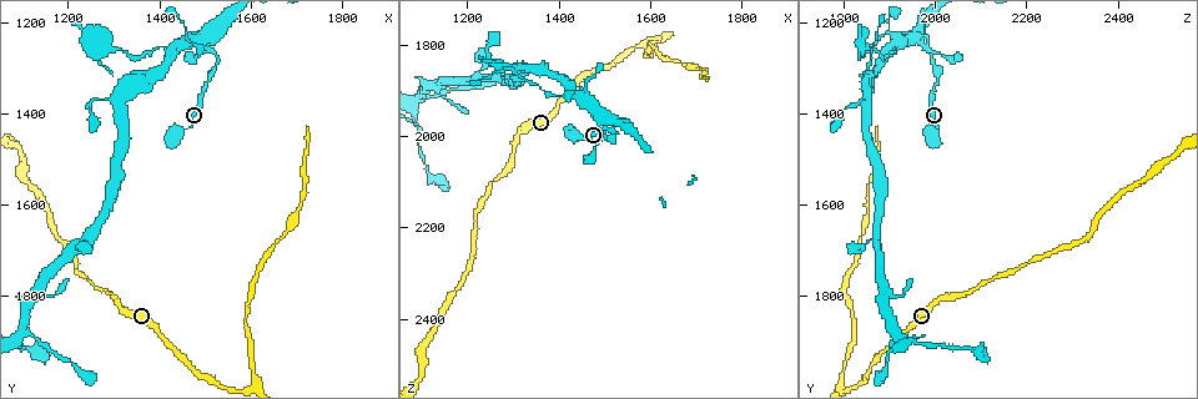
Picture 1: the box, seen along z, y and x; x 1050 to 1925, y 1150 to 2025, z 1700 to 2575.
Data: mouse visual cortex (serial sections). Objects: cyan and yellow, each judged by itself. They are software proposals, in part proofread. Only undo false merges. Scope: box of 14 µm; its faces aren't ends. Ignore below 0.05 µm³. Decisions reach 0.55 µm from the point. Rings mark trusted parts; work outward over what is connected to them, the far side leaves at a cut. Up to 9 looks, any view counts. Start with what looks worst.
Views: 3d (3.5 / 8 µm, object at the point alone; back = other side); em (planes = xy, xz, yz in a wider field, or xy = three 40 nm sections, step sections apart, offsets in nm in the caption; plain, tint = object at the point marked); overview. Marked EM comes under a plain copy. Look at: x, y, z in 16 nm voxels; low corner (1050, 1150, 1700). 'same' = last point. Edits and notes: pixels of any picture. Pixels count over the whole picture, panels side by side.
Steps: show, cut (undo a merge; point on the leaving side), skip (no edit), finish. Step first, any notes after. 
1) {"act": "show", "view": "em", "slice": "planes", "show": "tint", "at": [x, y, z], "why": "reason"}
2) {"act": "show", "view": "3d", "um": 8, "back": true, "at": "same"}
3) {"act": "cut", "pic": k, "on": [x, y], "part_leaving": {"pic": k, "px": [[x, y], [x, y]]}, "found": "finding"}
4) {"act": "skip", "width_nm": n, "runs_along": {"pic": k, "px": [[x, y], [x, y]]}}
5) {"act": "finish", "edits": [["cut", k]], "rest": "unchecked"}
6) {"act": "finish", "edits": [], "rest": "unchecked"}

{"act": "show", "view": "3d", "um": 3.5, "at": [1530, 1275, 1990], "why": "sharp bend"}

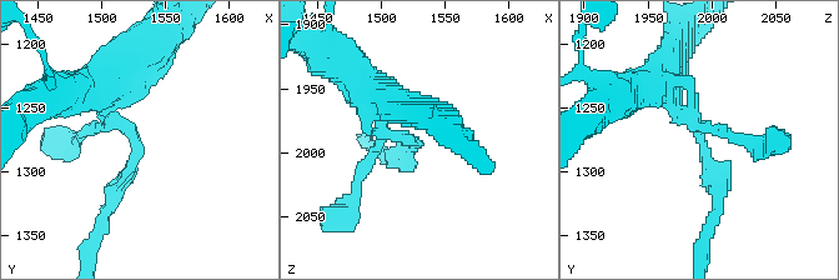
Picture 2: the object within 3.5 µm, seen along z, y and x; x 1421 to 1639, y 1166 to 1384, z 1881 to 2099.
{"act": "show", "view": "em", "slice": "xy", "step": 5, "show": "tint", "at": [1528, 1278, 1992], "arms": 3, "arm_widths_nm": [150, 150, 200], "why": "need the tissue"}

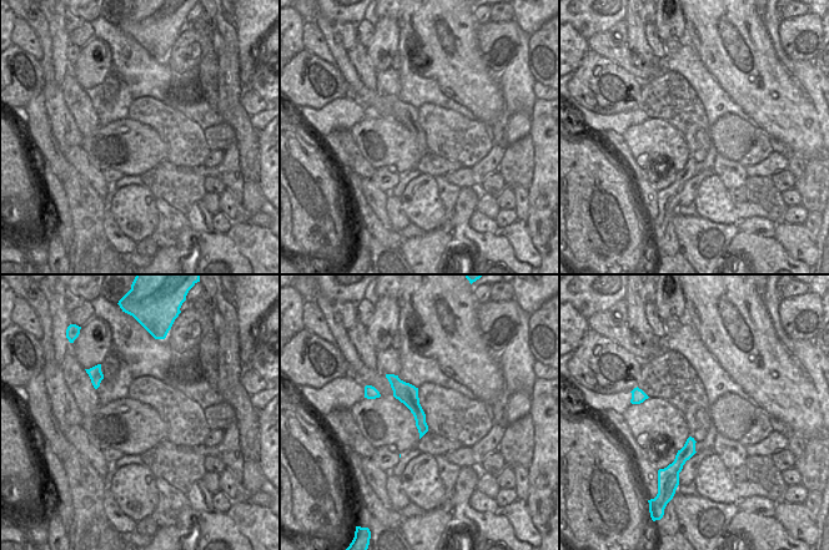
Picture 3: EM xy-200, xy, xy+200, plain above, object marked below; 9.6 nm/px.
{"act": "skip", "runs_along": {"pic": 3, "px": [[391, 377], [412, 402], [422, 430]]}, "found": "all the same cell"}

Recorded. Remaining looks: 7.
{"act": "show", "view": "3d", "um": 8, "at": [1430, 1260, 1905], "why": "three arms meet"}

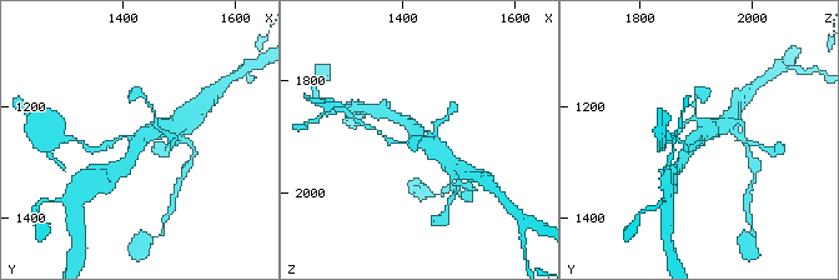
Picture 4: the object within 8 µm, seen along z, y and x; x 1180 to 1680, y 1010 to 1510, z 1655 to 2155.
{"act": "show", "view": "3d", "um": 3.5, "at": [1430, 1260, 1900]}

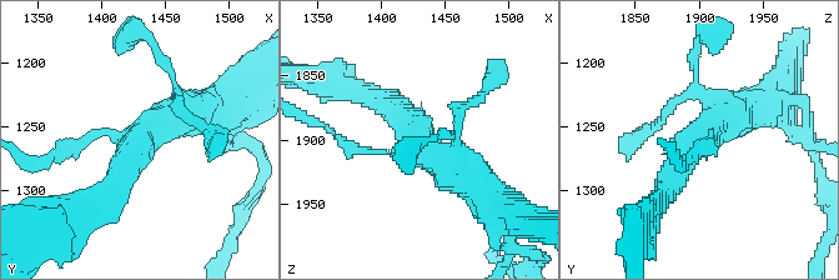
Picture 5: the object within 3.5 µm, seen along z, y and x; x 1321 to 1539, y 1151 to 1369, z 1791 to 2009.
{"act": "skip", "arm_widths_nm": [150, 350, 450], "runs_along": {"pic": 5, "px": [[200, 108], [154, 124], [100, 200]]}, "found": "all the same cell"}

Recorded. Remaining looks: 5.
{"act": "show", "view": "3d", "um": 8, "at": [1310, 1370, 1845], "why": "small branch off a trunk"}

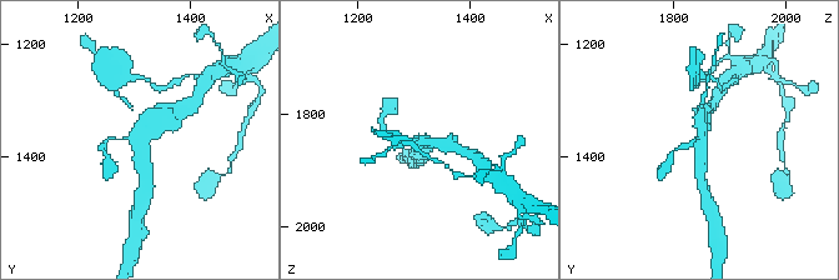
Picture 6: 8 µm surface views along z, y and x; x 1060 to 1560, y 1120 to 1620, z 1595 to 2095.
{"act": "show", "view": "em", "slice": "xy", "step": 1, "show": "tint", "at": [1310, 1370, 1845], "why": "need the tissue"}

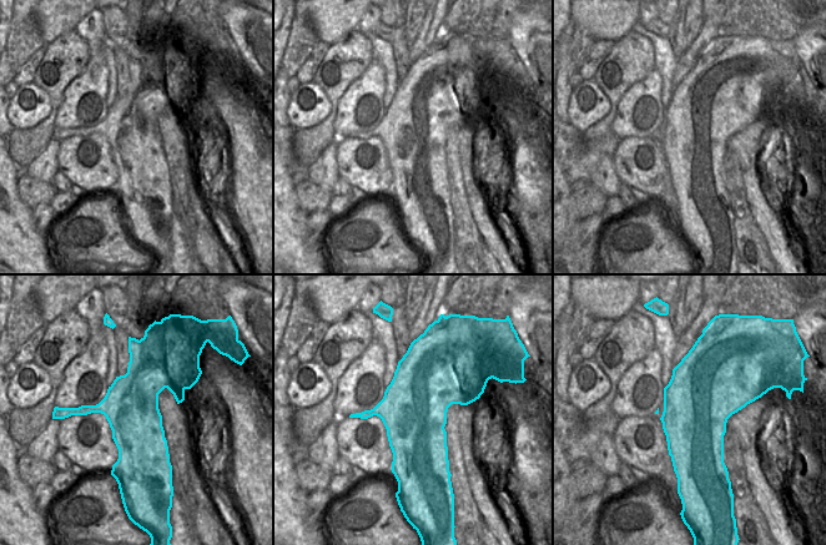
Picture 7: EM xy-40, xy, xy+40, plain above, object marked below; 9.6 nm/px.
{"act": "skip", "arm_widths_nm": [100, 300, 350], "runs_along": {"pic": 6, "px": [[161, 113], [139, 131], [147, 175]]}, "found": "all the same cell"}

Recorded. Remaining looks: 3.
{"act": "show", "view": "3d", "um": 3.5, "at": [1235, 1680, 1865], "why": "arms part here"}

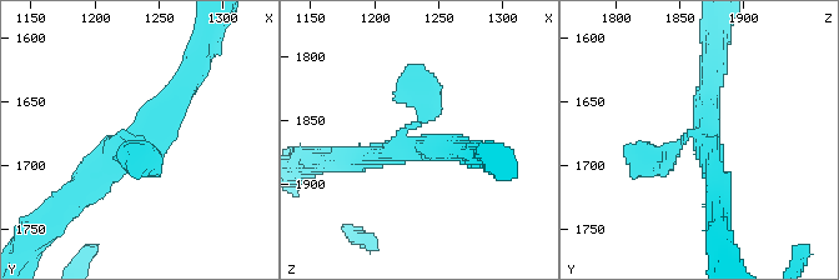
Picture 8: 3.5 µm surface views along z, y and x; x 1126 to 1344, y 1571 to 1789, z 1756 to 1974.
{"act": "show", "view": "em", "slice": "xy", "step": 2, "show": "tint", "at": [1234, 1680, 1870], "arms": 3, "arm_widths_nm": [300, 300, 350]}

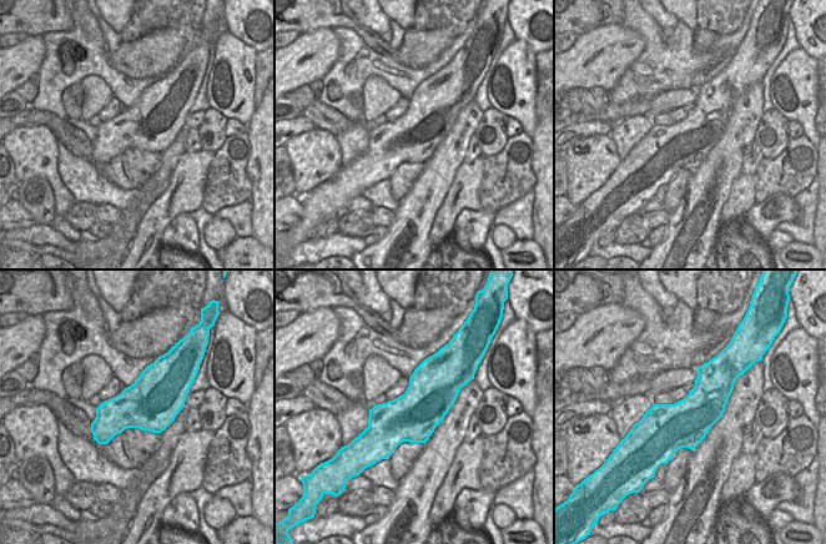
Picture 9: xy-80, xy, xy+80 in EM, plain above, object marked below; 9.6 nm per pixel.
{"act": "show", "view": "em", "slice": "xy", "step": 3, "show": "tint", "at": "same", "why": "another direction"}

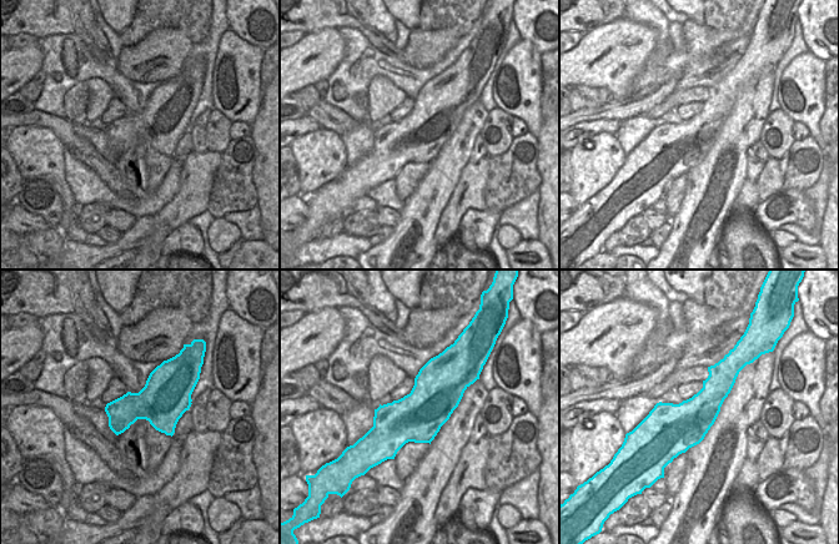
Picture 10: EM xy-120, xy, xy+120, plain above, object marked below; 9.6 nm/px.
{"act": "skip", "runs_along": {"pic": 8, "px": [[189, 74], [174, 104], [74, 196]]}, "found": "continuous, no second cell"}

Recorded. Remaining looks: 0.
{"act": "finish", "edits": [], "rest": "unchecked"}

